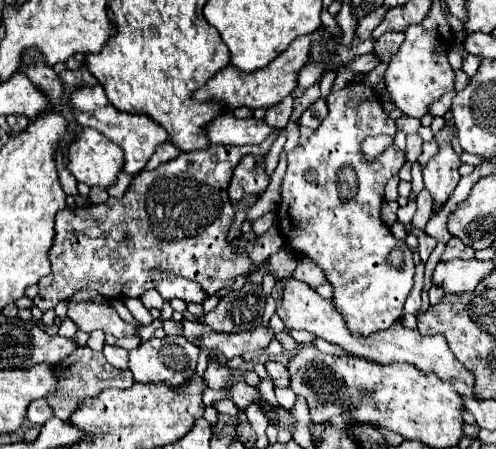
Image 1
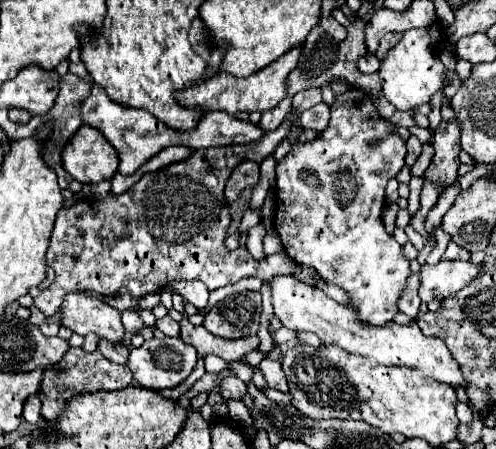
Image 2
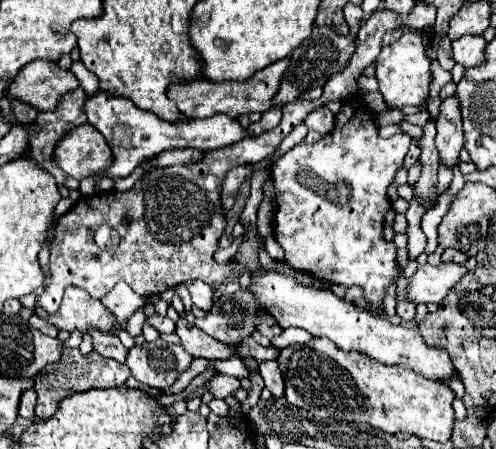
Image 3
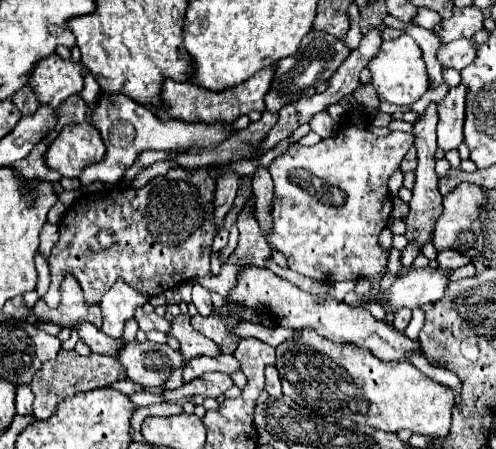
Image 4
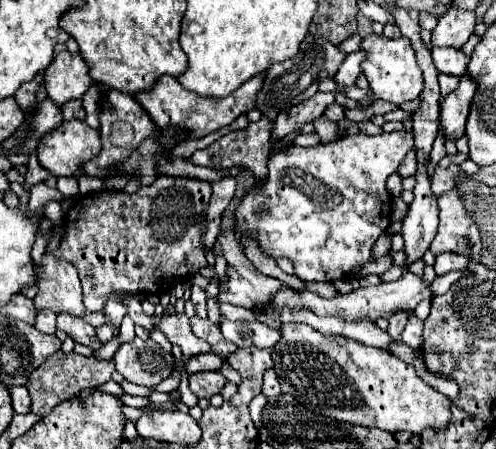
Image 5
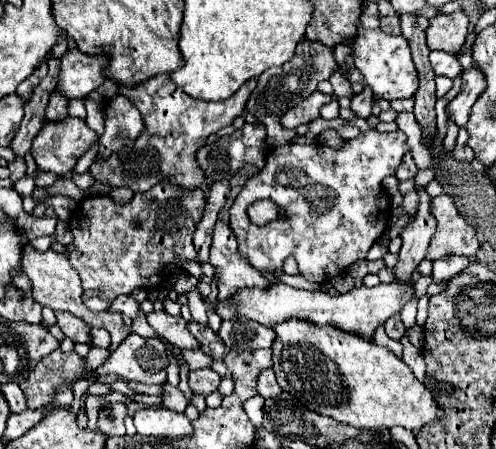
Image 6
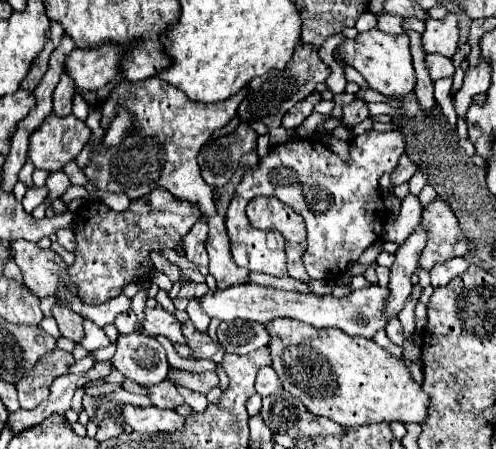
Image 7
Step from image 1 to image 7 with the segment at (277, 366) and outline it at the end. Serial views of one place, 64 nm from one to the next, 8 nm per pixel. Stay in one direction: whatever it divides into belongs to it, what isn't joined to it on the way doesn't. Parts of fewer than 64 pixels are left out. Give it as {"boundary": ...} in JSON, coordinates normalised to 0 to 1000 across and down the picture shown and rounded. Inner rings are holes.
{"boundary":[[[532,815],[524,829],[520,829],[520,837],[516,837],[516,878],[524,878],[528,886],[532,882],[540,882],[540,878],[548,878],[548,873],[556,873],[560,864],[565,864],[569,855],[565,855],[565,842],[560,842],[560,833],[552,829],[552,820],[548,815]]]}

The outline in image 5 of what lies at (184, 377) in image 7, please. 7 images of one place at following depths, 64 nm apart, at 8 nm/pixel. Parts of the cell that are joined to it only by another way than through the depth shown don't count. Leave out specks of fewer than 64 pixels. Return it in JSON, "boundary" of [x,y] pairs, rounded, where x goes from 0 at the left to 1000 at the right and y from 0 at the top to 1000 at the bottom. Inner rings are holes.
{"boundary":[[[395,829],[383,833],[383,869],[399,886],[423,886],[427,878],[440,878],[460,846],[444,829]]]}

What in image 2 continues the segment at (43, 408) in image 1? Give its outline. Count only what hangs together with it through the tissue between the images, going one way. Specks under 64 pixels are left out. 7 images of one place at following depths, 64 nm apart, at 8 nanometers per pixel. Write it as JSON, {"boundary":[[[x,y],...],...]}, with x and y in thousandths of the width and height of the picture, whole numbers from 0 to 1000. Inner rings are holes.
{"boundary":[[[56,882],[56,891],[48,895],[48,935],[60,944],[77,944],[81,940],[81,886],[77,882]]]}

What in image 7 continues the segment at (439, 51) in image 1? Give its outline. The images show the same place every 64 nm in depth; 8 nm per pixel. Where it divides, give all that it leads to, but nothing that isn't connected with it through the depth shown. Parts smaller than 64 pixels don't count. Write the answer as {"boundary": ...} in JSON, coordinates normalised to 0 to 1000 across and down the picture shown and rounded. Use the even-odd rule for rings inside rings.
{"boundary":[[[766,67],[726,71],[718,85],[698,85],[681,102],[681,125],[694,143],[718,151],[750,200],[758,200],[774,214],[819,214],[839,192],[823,76],[794,80],[794,76],[778,76]]]}

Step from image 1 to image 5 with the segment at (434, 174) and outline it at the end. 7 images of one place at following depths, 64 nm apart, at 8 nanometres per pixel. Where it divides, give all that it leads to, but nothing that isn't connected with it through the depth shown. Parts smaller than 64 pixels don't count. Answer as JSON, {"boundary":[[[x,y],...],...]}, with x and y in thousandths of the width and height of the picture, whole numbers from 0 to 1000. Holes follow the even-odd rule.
{"boundary":[[[935,165],[927,174],[927,192],[907,205],[899,218],[891,218],[891,241],[887,241],[887,267],[899,294],[899,307],[923,312],[935,298],[940,263],[948,249],[952,214],[960,209],[960,183],[952,169]]]}

